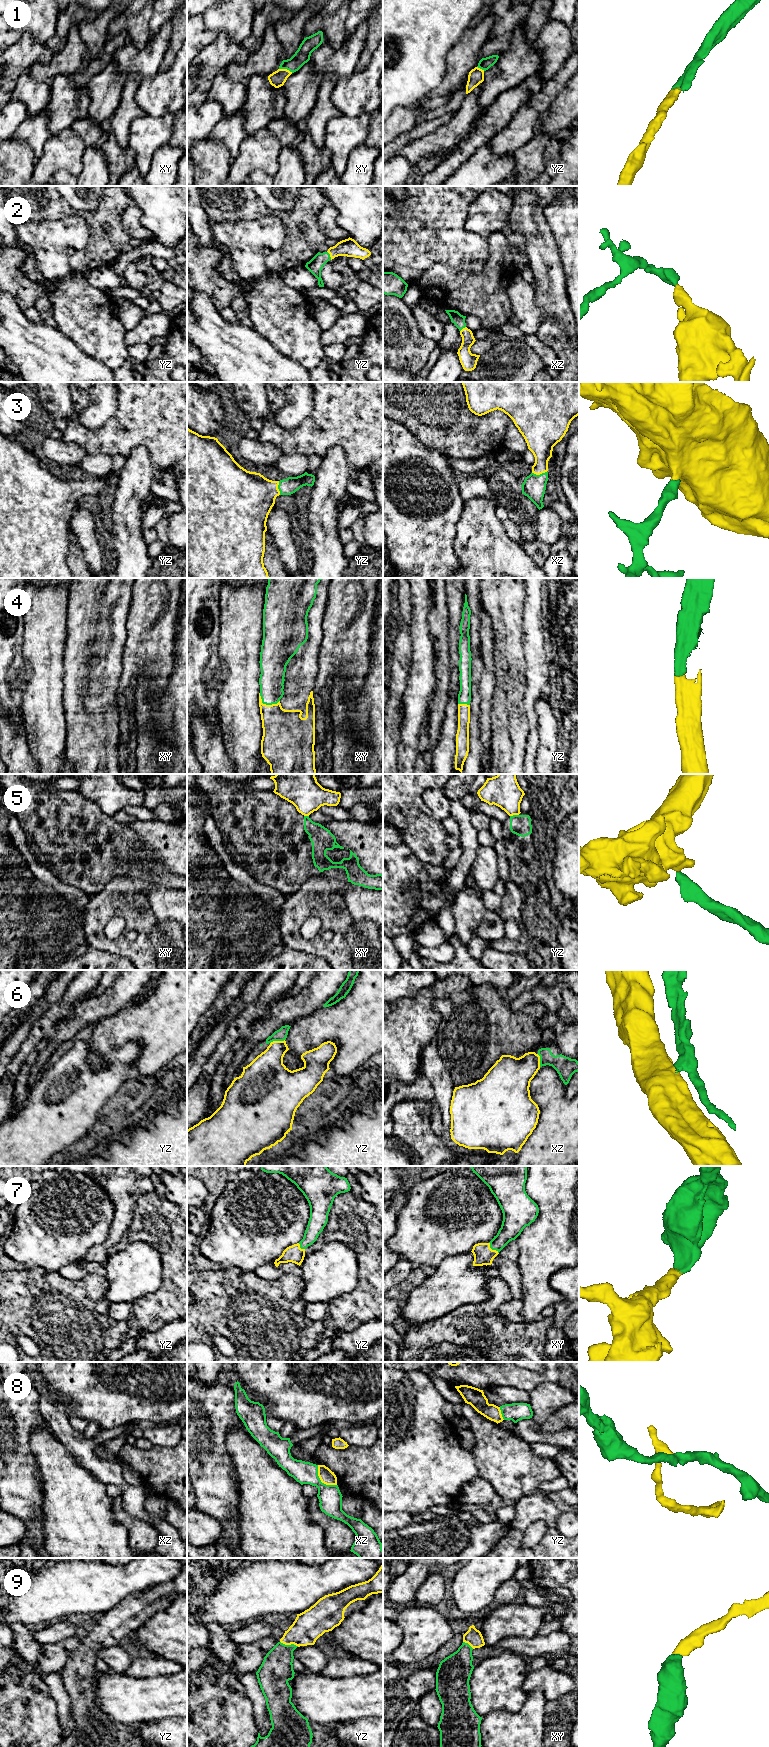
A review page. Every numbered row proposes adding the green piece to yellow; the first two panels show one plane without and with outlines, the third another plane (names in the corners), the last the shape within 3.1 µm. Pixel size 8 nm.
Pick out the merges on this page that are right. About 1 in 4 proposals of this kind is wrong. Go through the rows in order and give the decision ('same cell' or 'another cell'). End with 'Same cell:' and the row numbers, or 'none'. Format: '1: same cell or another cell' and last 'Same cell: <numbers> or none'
1: same cell
2: same cell
3: same cell
4: same cell
5: another cell
6: another cell
7: same cell
8: another cell
9: same cell
Same cell: 1, 2, 3, 4, 7, 9

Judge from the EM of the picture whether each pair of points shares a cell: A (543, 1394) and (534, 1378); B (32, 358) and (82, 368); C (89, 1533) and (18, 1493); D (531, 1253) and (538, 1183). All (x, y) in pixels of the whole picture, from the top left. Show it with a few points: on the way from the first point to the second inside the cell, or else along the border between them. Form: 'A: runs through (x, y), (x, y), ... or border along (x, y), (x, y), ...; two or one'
A: border along (557, 1381), (543, 1381), (528, 1392); two
B: runs through (44, 358), (55, 368), (70, 368); one
C: border along (42, 1484), (42, 1515), (39, 1518); two
D: runs through (546, 1236), (546, 1200); one

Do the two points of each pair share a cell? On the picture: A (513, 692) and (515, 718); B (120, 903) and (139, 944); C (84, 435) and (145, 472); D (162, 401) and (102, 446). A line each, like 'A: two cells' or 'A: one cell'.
A: one cell
B: one cell
C: two cells
D: one cell

